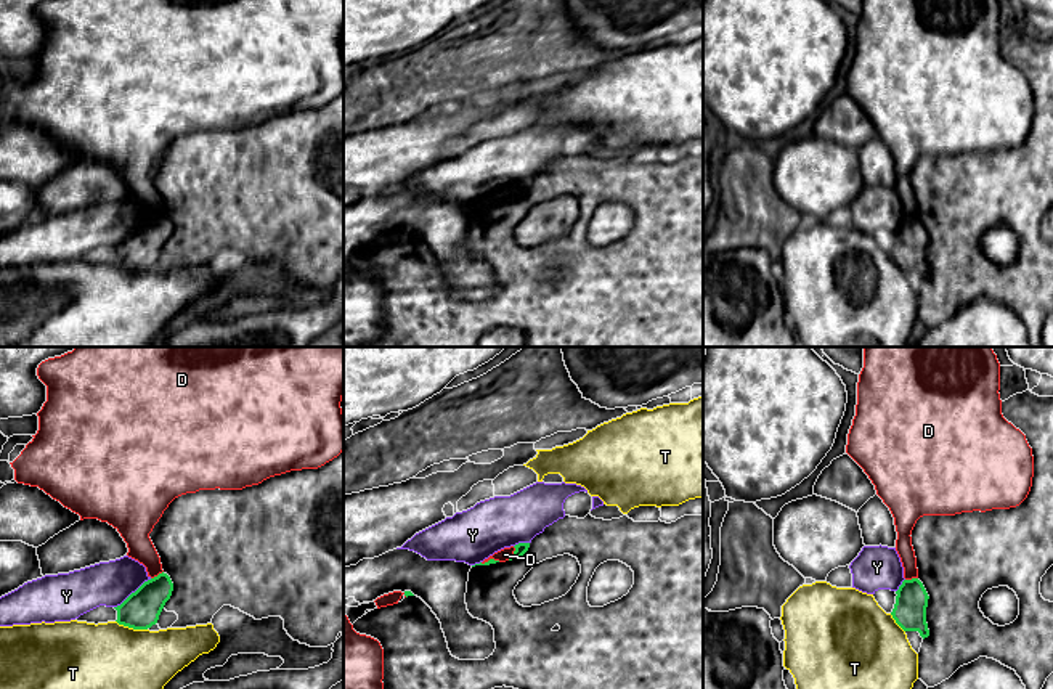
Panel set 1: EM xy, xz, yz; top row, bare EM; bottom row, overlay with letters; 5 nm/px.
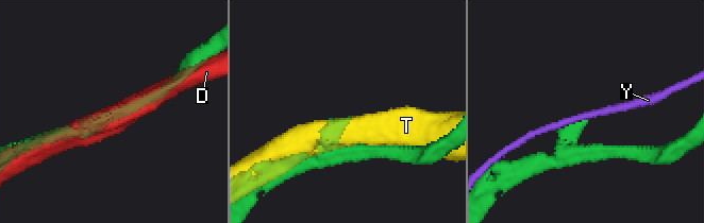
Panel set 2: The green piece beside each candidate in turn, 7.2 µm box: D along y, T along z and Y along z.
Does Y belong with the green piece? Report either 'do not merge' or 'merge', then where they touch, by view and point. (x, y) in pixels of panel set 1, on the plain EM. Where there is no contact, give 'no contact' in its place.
do not merge; meets green in xy at (132, 233)

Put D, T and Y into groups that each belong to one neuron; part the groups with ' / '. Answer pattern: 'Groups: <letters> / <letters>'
Groups: D / T / Y

